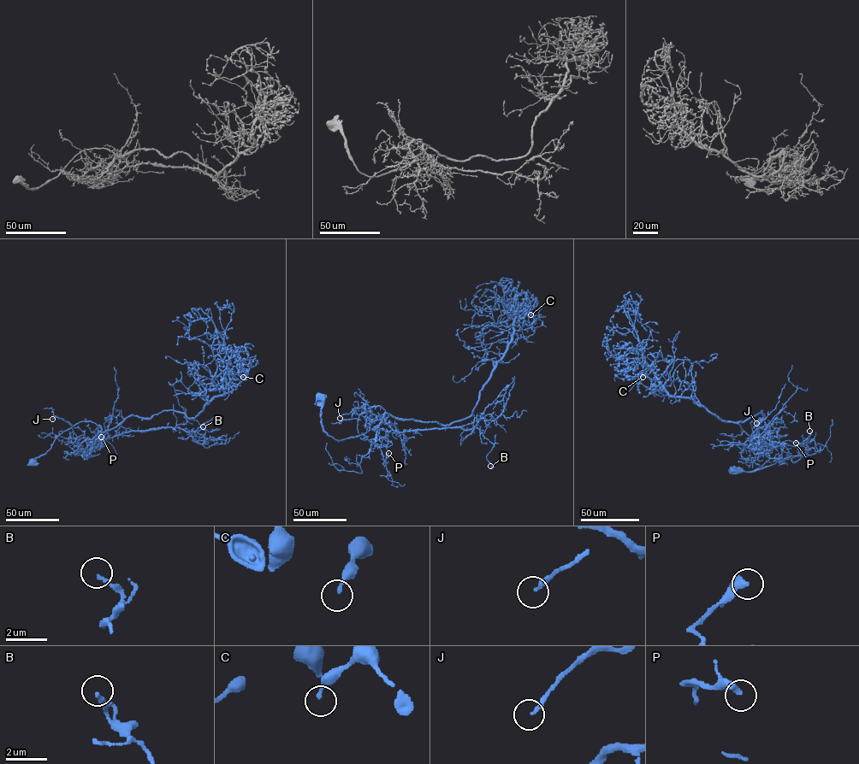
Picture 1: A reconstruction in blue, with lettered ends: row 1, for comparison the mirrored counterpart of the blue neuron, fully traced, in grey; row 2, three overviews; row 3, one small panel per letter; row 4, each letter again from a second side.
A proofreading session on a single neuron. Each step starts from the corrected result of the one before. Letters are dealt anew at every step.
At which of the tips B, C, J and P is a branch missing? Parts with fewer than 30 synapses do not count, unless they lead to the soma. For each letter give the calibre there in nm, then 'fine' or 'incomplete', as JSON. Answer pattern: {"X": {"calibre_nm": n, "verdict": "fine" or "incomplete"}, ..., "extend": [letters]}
{"B": {"calibre_nm": 180, "verdict": "fine"}, "C": {"calibre_nm": 170, "verdict": "fine"}, "J": {"calibre_nm": 180, "verdict": "fine"}, "P": {"calibre_nm": 380, "verdict": "fine"}, "extend": []}

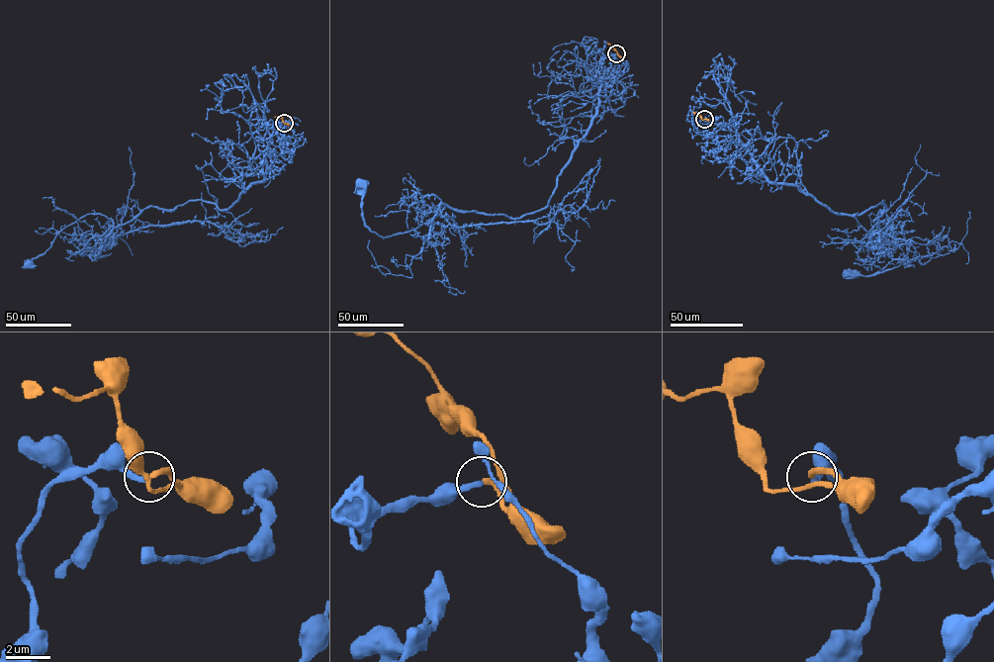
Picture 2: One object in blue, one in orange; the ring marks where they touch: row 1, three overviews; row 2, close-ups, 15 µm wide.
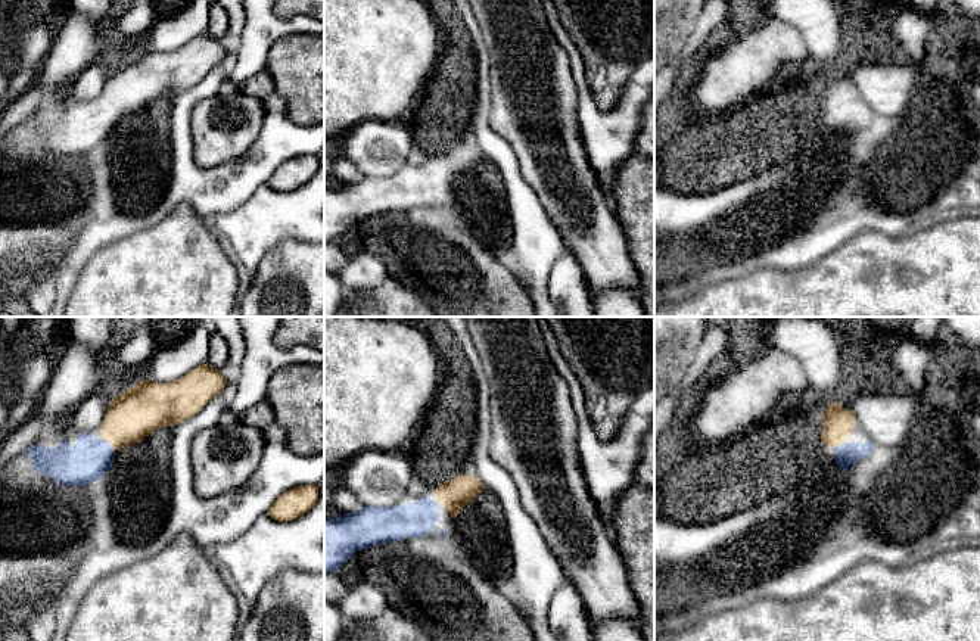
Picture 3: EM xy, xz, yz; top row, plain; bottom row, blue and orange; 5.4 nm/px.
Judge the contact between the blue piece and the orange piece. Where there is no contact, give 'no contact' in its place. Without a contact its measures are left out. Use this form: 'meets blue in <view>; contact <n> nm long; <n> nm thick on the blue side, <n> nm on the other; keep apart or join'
meets blue in xy; contact 70 nm long; 220 nm thick on the blue side, 280 nm on the other; join

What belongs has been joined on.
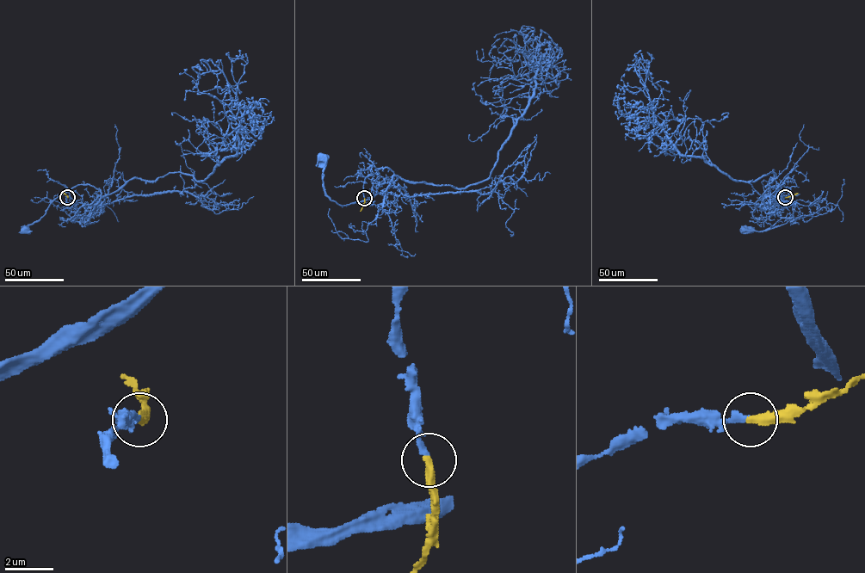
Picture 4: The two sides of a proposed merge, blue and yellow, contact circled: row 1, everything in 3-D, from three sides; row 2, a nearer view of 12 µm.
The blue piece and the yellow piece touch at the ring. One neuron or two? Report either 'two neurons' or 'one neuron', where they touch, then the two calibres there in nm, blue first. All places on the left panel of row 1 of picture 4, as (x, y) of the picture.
one neuron; at (67, 197); 240 nm thick on the blue side, 360 nm on the other

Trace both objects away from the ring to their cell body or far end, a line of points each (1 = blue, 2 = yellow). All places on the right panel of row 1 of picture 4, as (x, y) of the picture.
1: (785, 197), (761, 209), (755, 204), (767, 189), (781, 184), (793, 211), (786, 223), (763, 231), (744, 230)
2: (785, 197), (798, 193)

